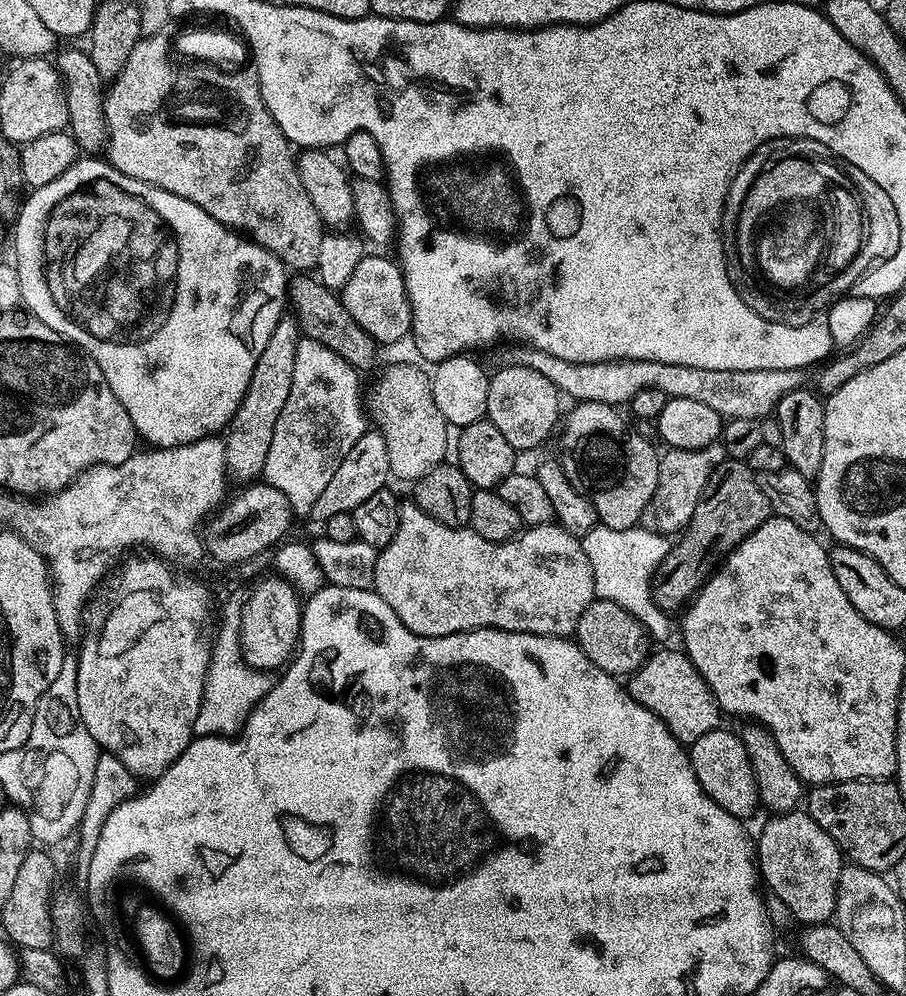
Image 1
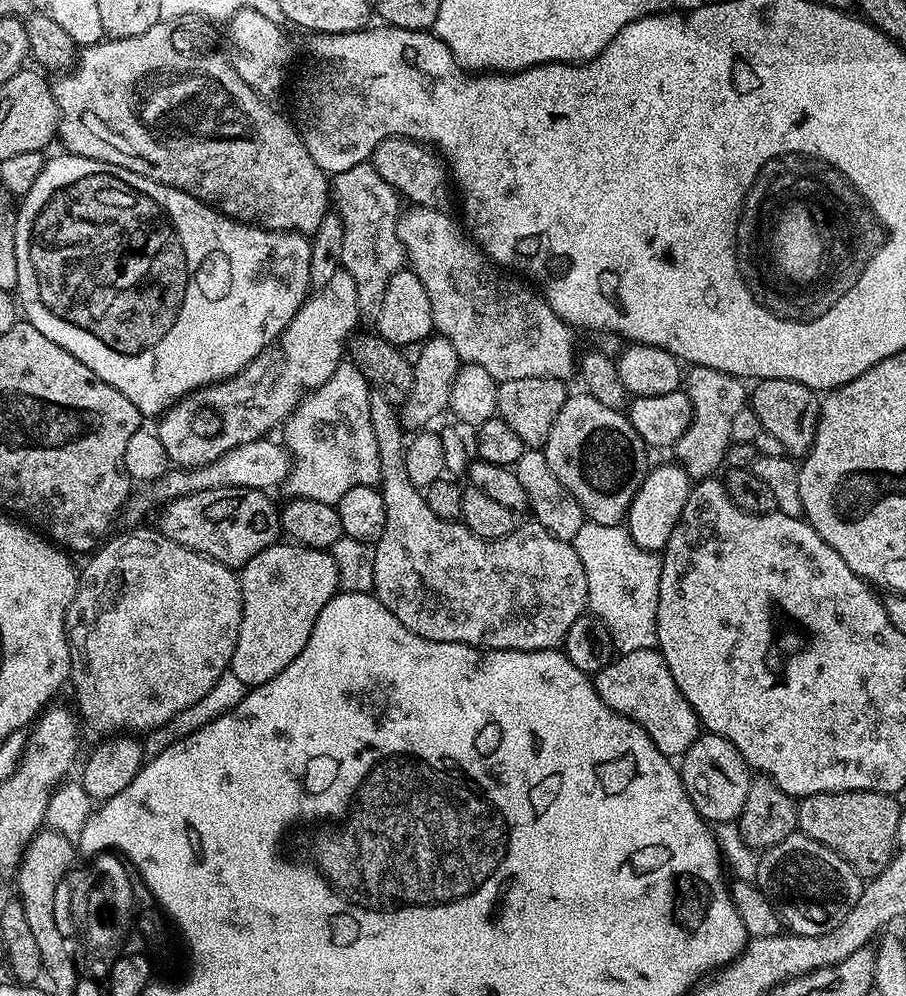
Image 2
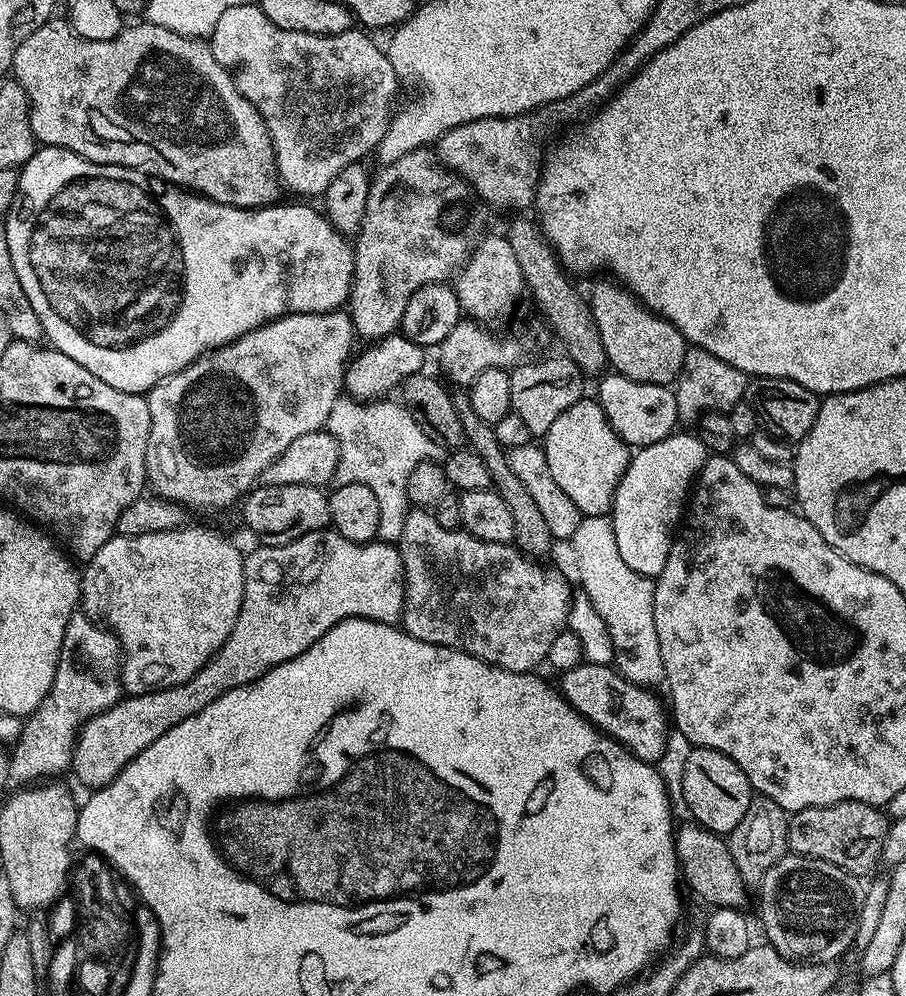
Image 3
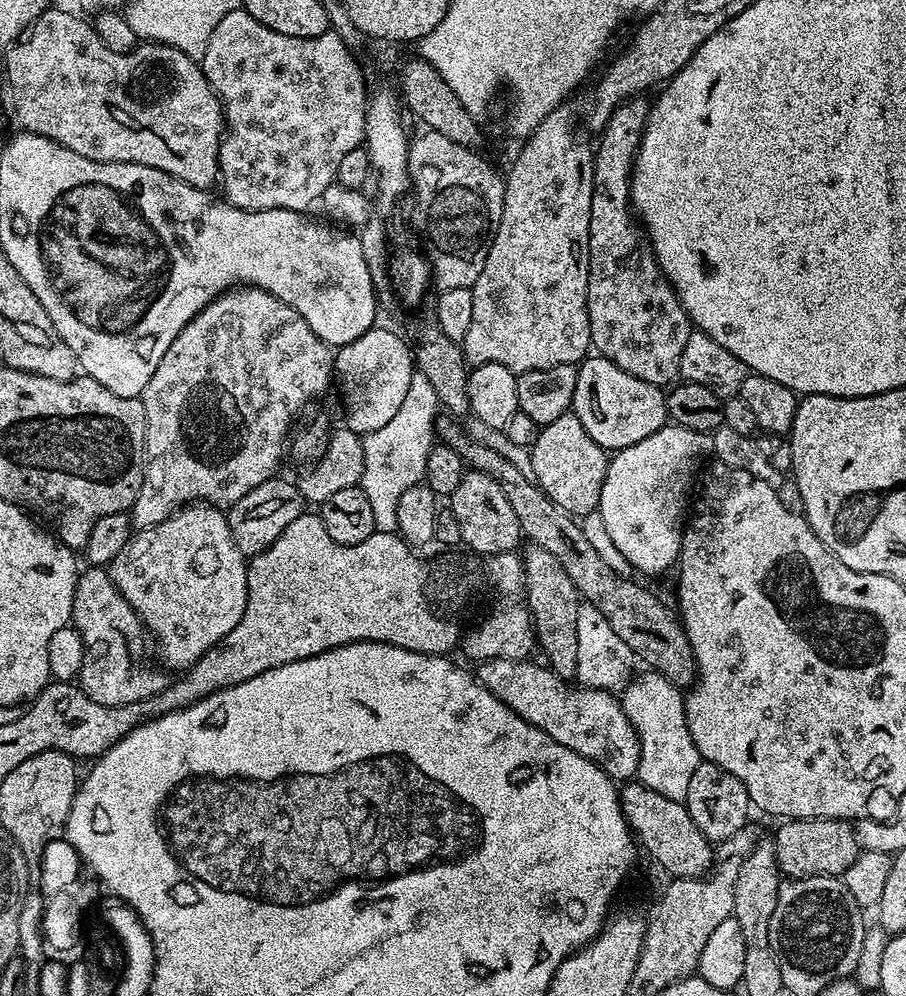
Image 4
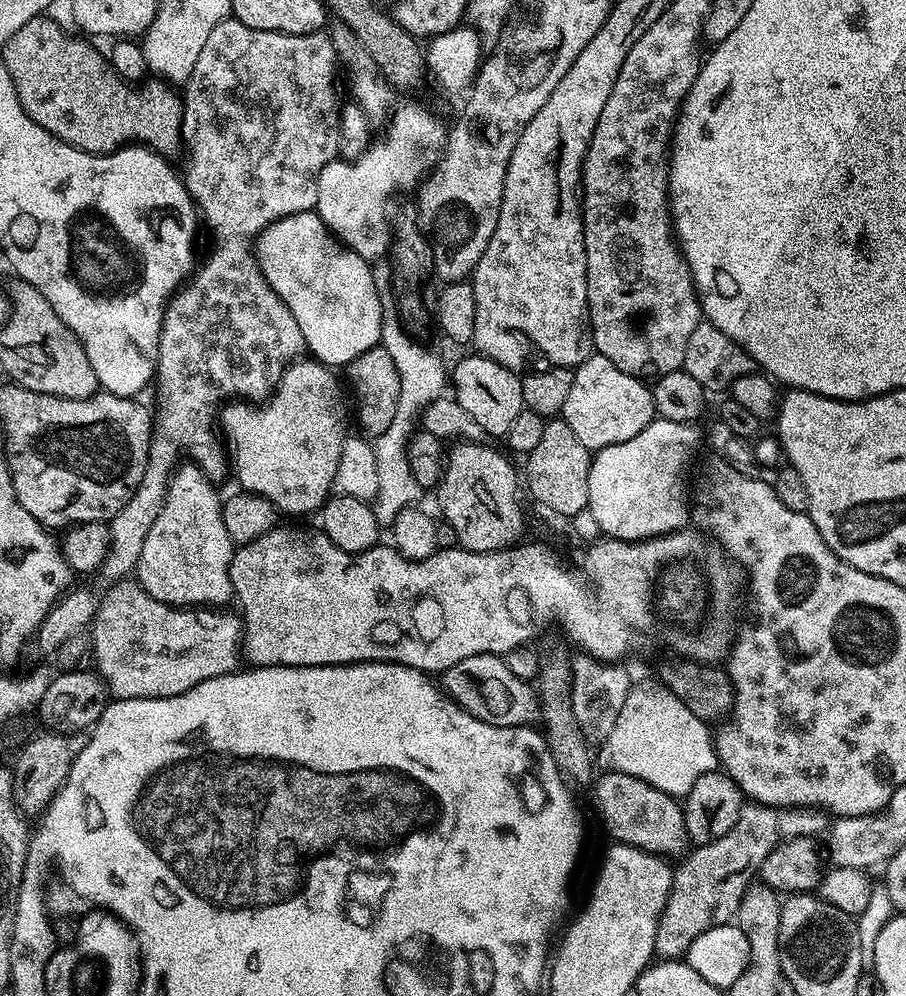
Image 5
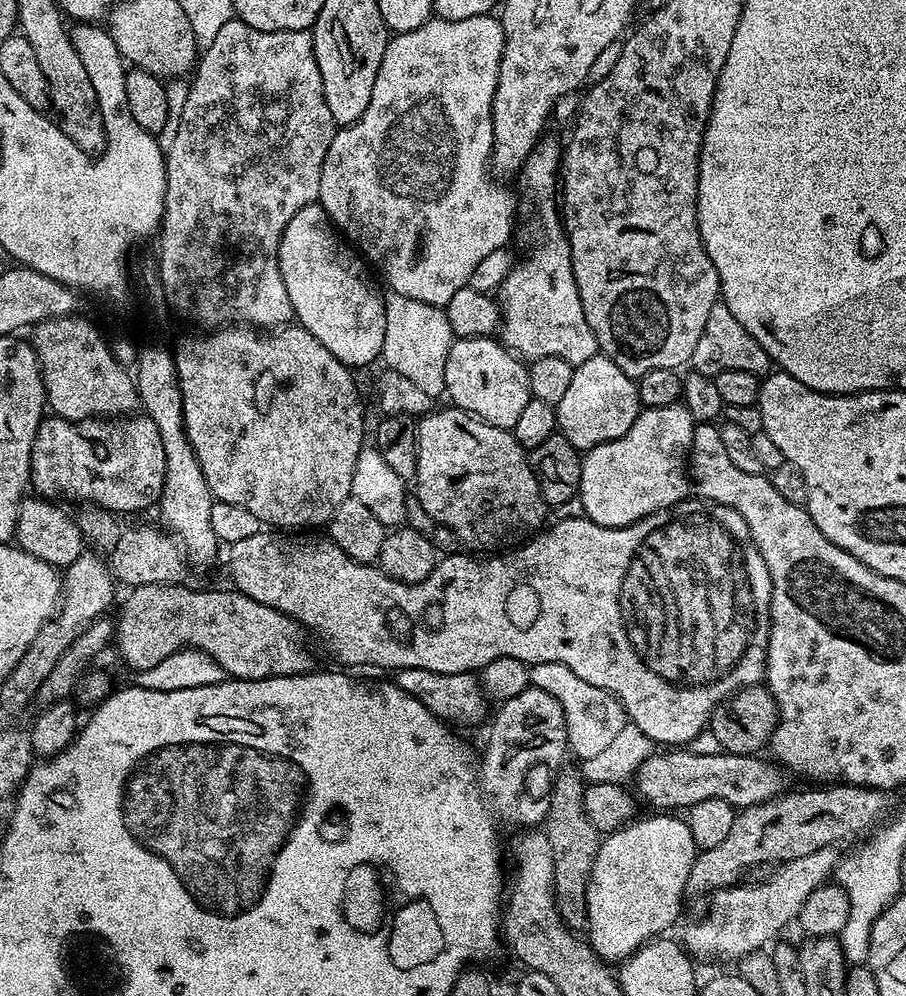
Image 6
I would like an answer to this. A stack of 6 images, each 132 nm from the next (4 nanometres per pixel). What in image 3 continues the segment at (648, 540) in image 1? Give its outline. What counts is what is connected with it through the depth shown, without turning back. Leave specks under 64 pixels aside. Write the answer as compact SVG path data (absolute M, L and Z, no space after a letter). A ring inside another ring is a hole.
M585 516L572 535L576 570L590 602L591 611L602 618L614 650L614 667L621 676L644 687L659 685L664 678L661 646L654 627L653 590L655 581L640 575L623 562L618 551L612 521L605 516Z

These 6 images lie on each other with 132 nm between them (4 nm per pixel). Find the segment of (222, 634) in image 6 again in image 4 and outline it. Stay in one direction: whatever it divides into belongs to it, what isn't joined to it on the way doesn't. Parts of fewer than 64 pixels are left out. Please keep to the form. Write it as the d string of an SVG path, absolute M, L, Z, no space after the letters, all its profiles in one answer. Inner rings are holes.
M88 566L85 569L76 578L71 618L71 623L84 643L78 687L87 696L94 698L94 702L107 708L139 704L141 700L166 690L170 683L169 673L159 667L148 668L144 661L146 629L134 606L122 598L103 567Z

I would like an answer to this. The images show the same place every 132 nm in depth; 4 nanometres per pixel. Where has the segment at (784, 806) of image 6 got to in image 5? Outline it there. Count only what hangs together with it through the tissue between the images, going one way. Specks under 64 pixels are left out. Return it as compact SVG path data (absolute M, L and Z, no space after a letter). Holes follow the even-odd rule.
M745 803L738 814L738 822L734 822L722 838L693 847L693 852L689 851L679 861L681 864L675 865L671 892L655 932L655 953L661 959L687 957L694 938L735 917L740 899L753 883L754 874L759 873L770 850L782 841L799 836L819 837L819 832L821 835L829 824L829 813L819 808L771 808L769 804Z

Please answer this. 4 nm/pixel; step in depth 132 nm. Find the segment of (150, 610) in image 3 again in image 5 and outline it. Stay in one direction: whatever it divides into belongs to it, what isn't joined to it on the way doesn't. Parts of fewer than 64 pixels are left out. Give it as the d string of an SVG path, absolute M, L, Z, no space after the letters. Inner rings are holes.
M181 463L173 471L166 490L166 498L162 502L162 510L158 510L158 518L154 518L154 526L150 526L150 534L146 534L146 542L142 542L142 554L134 569L135 579L150 594L158 598L158 602L166 602L173 606L224 606L234 593L230 582L230 562L234 545L230 534L226 534L226 526L222 522L222 496L216 493L213 481L199 463Z

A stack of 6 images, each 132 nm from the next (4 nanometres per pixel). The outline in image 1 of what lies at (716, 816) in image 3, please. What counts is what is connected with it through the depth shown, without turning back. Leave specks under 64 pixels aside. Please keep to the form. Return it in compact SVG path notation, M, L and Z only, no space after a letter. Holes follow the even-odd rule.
M721 726L710 730L710 734L702 734L702 738L690 745L692 769L704 793L714 802L718 802L718 806L722 806L726 814L744 822L747 821L747 816L752 816L758 811L759 792L741 737L736 732L727 732L726 728Z

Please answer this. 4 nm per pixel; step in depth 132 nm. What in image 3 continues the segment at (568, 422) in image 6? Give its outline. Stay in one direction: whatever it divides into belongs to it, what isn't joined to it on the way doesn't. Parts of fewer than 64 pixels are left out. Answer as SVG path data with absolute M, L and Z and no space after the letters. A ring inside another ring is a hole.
M608 374L600 384L598 402L614 430L633 449L639 450L654 442L662 442L677 431L680 420L676 393L662 384L643 384L625 376Z

